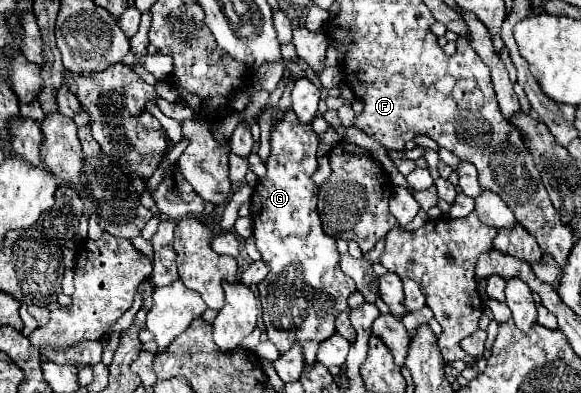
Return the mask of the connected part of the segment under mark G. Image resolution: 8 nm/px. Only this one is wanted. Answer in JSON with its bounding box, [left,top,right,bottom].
[252,111,356,365]

